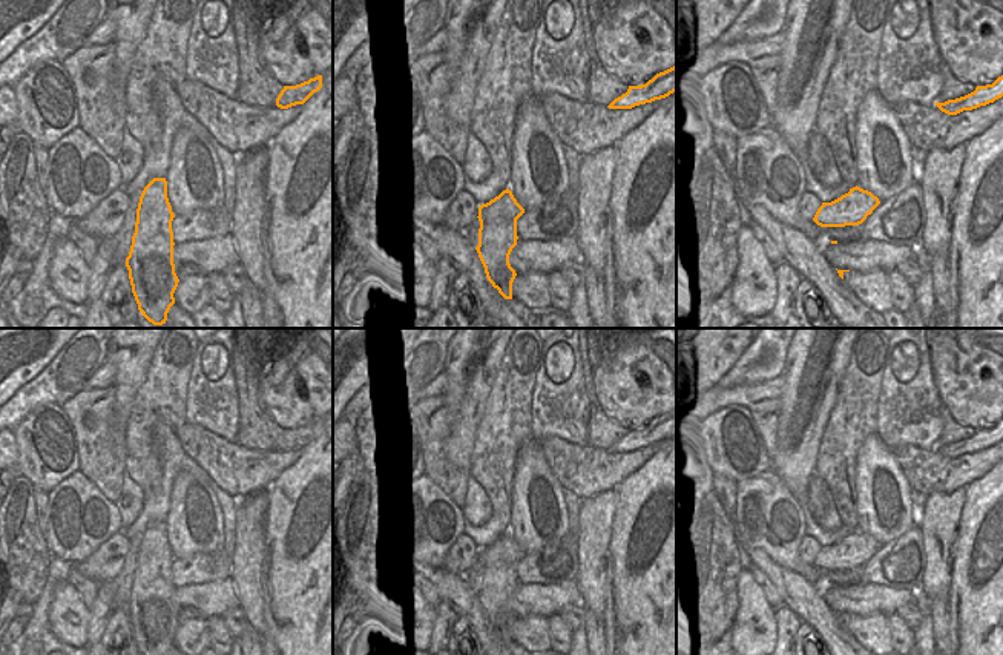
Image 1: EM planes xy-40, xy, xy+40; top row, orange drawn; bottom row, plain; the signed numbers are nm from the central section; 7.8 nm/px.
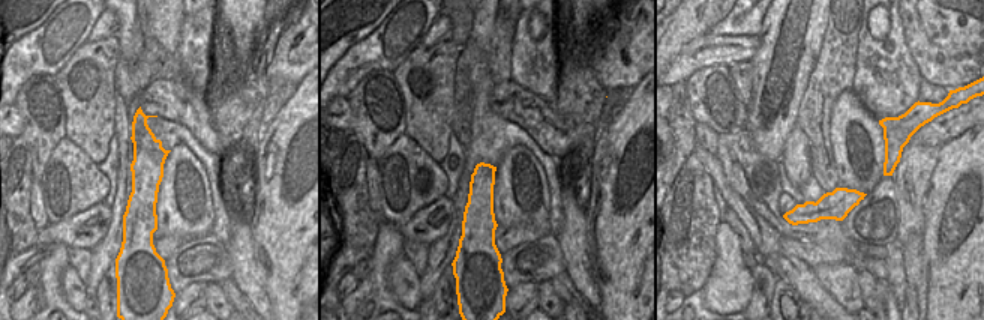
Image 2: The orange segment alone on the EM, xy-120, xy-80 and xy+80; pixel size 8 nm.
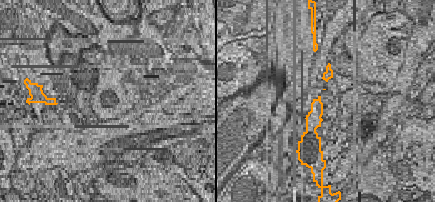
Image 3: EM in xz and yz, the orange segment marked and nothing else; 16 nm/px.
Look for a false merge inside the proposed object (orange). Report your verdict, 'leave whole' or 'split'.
split

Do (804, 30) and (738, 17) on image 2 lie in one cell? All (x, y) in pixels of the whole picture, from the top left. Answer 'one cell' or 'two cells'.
two cells

